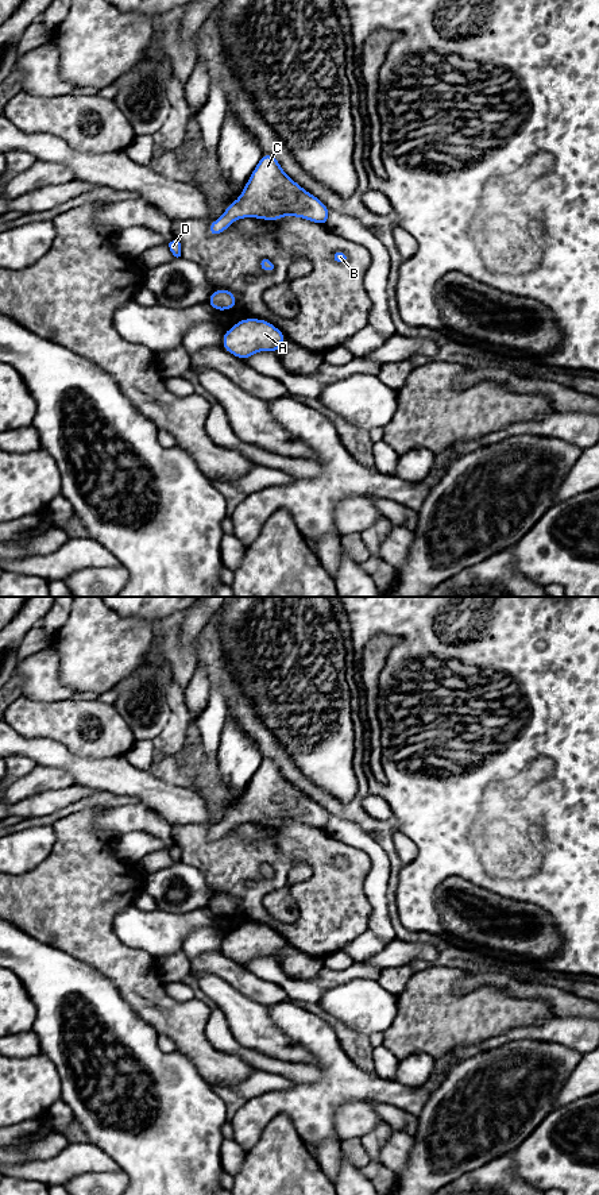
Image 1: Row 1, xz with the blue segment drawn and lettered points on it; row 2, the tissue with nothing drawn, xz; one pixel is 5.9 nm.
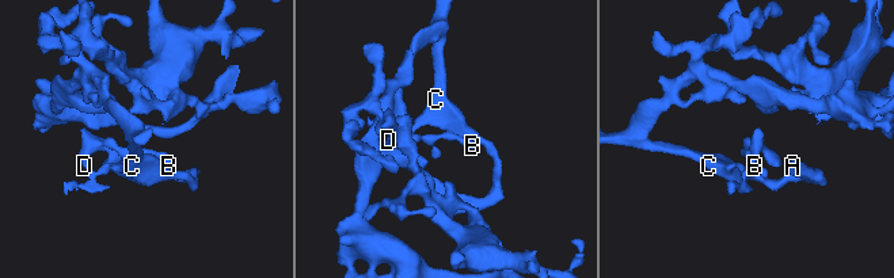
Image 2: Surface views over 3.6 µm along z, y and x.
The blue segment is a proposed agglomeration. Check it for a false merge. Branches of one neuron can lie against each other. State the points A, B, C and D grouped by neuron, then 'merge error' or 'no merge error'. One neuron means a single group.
A B C D; no merge error

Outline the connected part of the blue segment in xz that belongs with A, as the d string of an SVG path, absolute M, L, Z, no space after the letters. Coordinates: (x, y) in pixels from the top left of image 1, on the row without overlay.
M243 924L224 937L223 953L247 965L258 956L270 956L277 960L285 944L283 937L266 925Z

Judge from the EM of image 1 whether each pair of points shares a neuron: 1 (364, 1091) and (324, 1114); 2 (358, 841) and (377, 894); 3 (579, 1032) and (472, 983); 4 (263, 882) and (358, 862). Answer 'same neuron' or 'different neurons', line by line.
1: same neuron
2: same neuron
3: different neurons
4: same neuron

